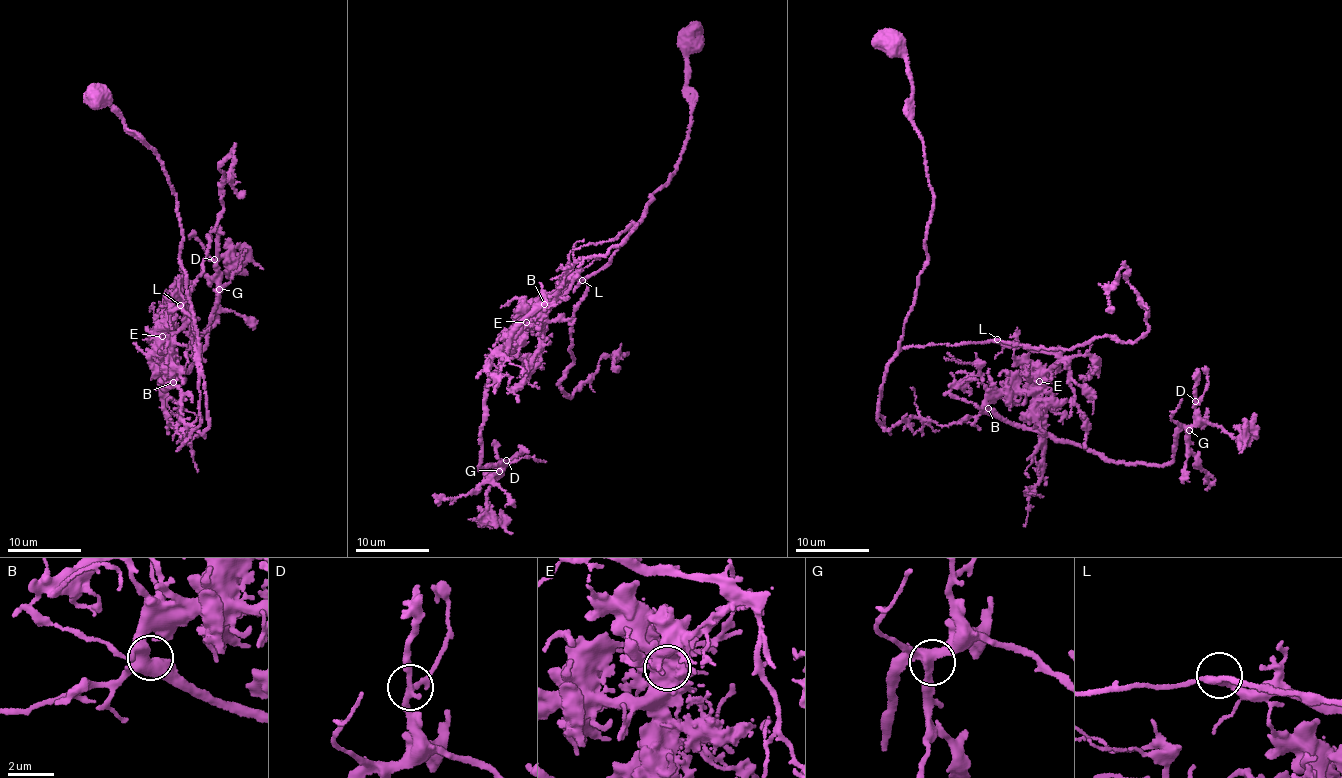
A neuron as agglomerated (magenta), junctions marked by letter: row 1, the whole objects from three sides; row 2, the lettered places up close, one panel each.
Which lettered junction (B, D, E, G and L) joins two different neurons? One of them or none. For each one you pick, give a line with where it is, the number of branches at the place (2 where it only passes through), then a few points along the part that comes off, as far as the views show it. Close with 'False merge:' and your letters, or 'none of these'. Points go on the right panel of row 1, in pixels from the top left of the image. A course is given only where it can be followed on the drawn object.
E: place (1039, 381); branches 7; course (1039, 382), (1056, 355), (999, 340), (1132, 342), (1146, 305), (1126, 267), (1113, 309)
False merge: E

